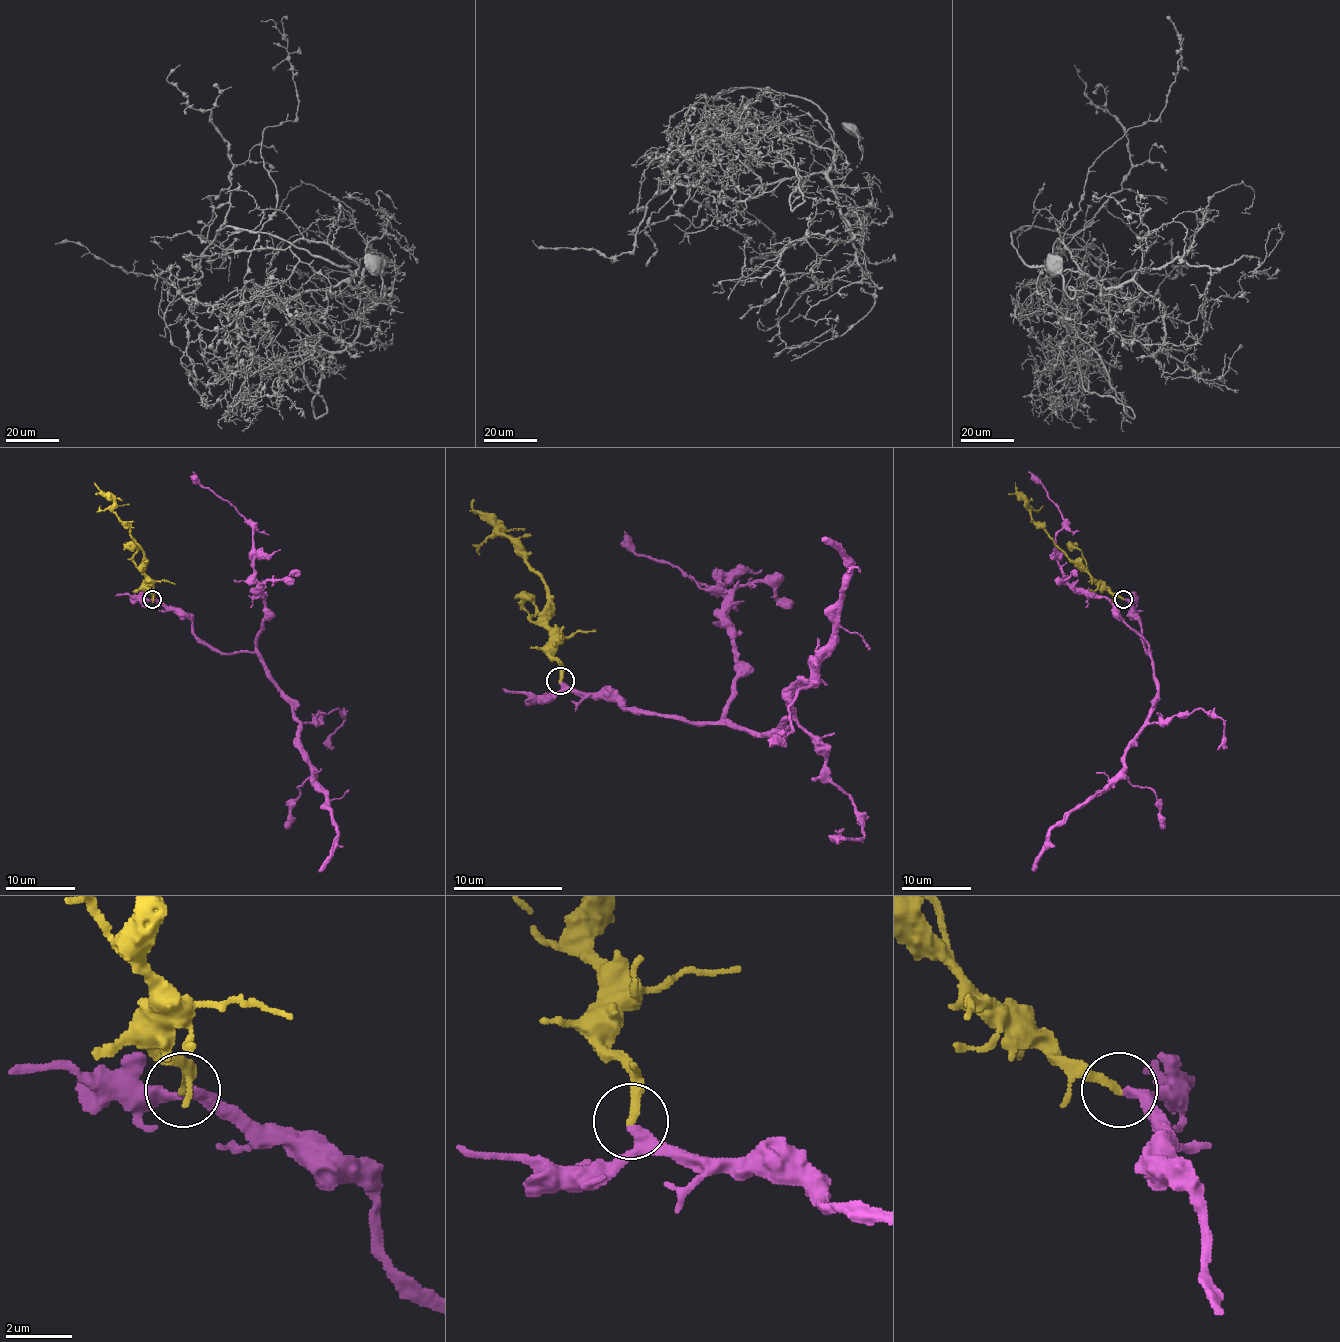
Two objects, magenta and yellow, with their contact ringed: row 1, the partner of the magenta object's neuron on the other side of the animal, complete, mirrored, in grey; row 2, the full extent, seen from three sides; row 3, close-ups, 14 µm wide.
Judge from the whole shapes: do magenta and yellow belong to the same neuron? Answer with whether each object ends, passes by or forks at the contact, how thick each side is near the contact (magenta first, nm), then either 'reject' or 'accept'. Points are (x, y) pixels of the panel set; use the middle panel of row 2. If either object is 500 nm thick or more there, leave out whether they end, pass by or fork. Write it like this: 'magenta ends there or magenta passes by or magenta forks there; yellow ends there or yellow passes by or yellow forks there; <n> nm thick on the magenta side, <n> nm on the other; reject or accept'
magenta passes by; yellow ends there; 240 nm thick on the magenta side, 240 nm on the other; accept

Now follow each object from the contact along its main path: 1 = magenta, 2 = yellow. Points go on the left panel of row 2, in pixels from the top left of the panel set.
1: (152, 598), (178, 609), (192, 631), (222, 652), (255, 652), (285, 699), (337, 828), (337, 846), (318, 872)
2: (152, 598), (147, 588), (142, 548), (112, 509), (114, 502), (95, 482)

